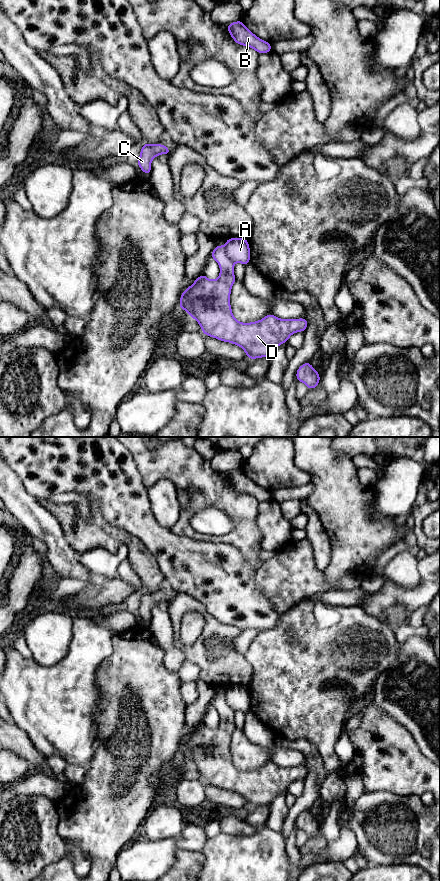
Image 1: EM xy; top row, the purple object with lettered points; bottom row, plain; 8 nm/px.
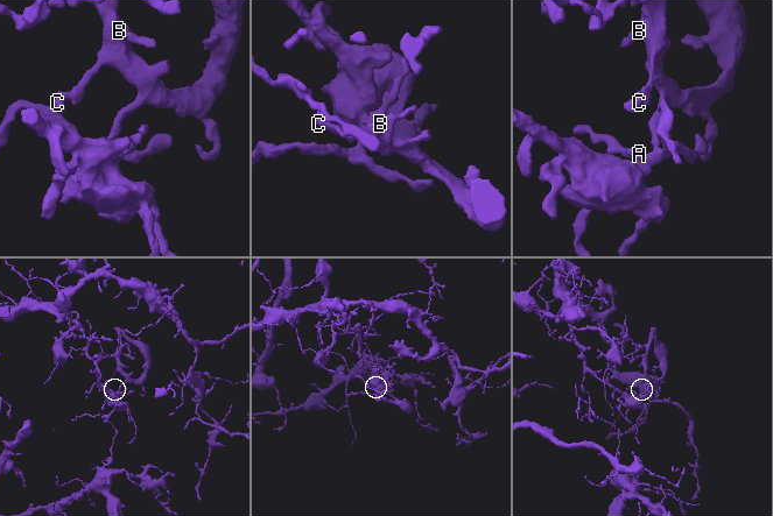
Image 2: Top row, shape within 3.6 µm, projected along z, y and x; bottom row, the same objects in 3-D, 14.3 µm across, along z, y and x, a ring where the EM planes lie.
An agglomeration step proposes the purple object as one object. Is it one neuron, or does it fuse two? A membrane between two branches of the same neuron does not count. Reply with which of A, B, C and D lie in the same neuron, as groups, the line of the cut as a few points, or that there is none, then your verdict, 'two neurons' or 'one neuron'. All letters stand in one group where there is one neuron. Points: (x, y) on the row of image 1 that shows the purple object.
groups A B C / D; cut xy (224, 246), (226, 254), (234, 262); two neurons

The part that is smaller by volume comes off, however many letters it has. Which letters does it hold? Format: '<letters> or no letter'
A, B, C

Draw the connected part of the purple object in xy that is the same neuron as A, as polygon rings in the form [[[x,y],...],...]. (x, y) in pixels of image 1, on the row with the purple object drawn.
[[[228,238],[225,244],[227,256],[234,263],[248,265],[250,263],[249,242],[245,238]]]

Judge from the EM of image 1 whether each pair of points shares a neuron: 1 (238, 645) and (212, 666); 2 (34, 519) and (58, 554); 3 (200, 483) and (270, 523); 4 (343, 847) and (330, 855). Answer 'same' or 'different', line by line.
1: different
2: same
3: different
4: same

